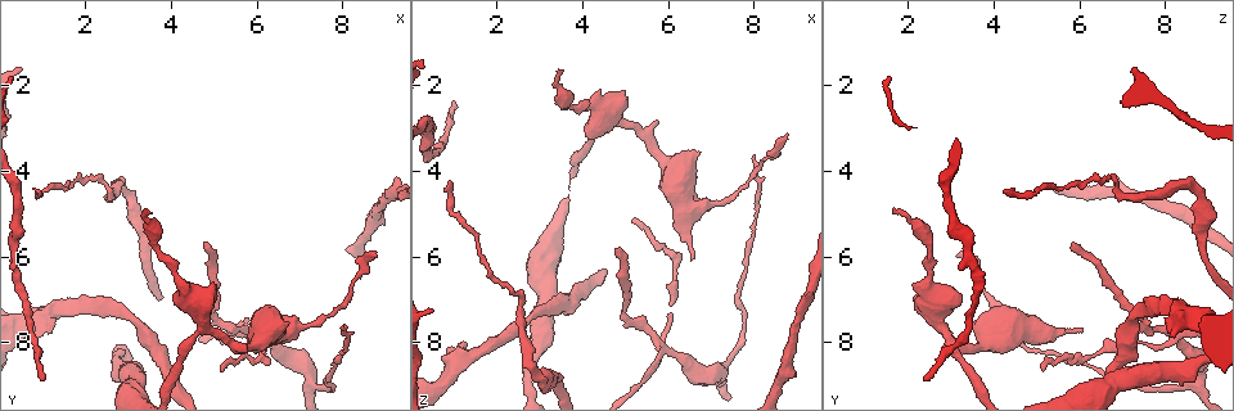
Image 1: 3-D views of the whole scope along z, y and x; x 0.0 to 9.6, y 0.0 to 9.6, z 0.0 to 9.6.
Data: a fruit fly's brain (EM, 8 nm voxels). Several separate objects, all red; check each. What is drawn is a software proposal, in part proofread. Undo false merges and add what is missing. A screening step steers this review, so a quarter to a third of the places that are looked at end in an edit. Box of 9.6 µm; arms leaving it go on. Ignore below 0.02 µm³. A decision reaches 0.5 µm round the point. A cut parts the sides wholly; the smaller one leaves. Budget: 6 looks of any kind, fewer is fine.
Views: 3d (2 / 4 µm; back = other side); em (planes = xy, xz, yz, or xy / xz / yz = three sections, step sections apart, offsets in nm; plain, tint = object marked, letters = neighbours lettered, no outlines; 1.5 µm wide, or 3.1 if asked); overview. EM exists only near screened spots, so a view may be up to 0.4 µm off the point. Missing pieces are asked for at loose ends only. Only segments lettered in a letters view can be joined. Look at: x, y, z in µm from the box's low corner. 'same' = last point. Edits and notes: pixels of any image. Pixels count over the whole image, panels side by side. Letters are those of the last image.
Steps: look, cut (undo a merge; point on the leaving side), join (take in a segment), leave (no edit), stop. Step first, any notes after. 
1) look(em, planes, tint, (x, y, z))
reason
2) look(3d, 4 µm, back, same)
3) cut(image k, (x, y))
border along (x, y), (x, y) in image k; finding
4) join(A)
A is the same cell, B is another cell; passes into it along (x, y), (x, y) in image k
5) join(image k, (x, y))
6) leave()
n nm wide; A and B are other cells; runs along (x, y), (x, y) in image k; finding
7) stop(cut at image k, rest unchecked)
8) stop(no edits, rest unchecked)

look(em, planes, tint, (5.95, 7.85, 8.25))
a fork

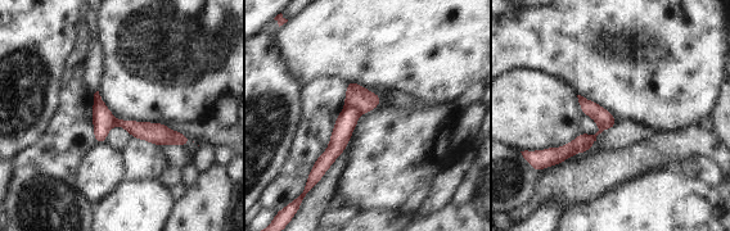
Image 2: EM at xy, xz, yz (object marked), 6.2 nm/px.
look(em, planes, letters, same)
see the neighbours

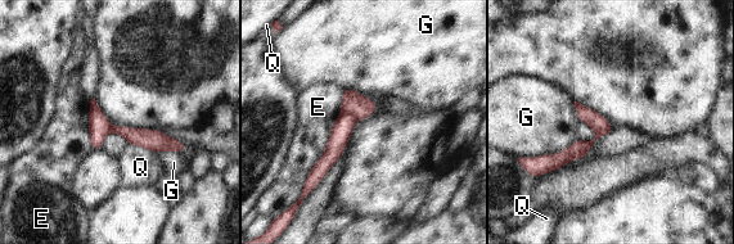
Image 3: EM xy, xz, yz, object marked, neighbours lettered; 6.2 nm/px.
cut(image 3, (342, 129))
110 nm wide; E touches over 650 nm; E, G and Q are other cells; a second cell is stuck on

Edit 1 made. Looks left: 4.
look(overview)
redraw

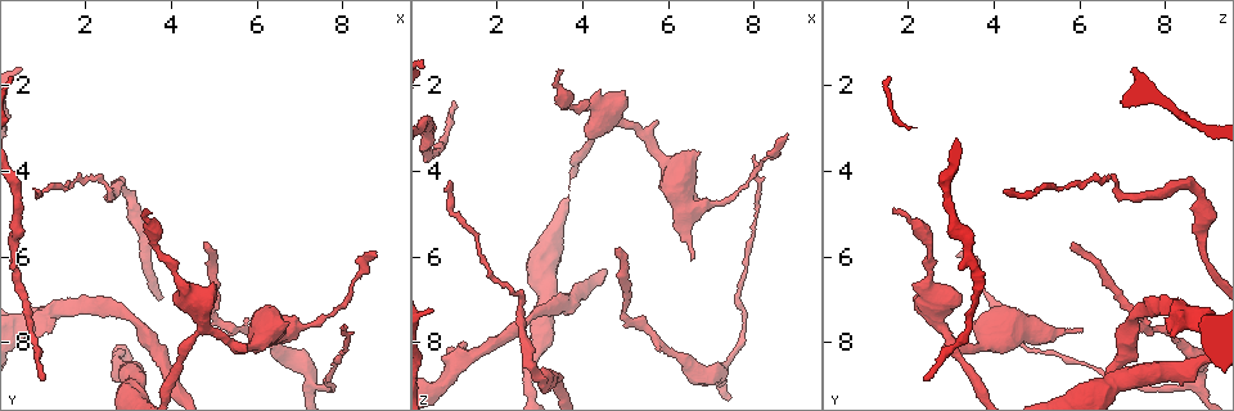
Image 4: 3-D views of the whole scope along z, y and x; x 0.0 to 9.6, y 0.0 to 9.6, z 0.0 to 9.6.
look(3d, 2 µm, (6.65, 7.75, 6.00))
branch stops here

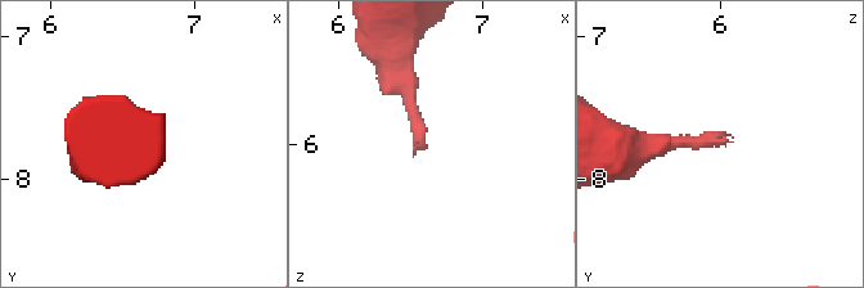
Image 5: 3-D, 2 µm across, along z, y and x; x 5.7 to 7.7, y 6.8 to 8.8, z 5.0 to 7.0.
look(em, planes, letters, (6.60, 7.76, 6.00))

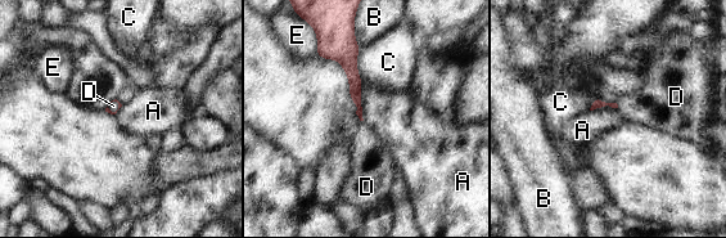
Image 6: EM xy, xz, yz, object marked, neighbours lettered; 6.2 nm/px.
join(D)
D is the same cell, A, B, C and E are other cells; it goes on there

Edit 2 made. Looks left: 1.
look(em, planes, letters, (1.05, 8.80, 2.35))
free end

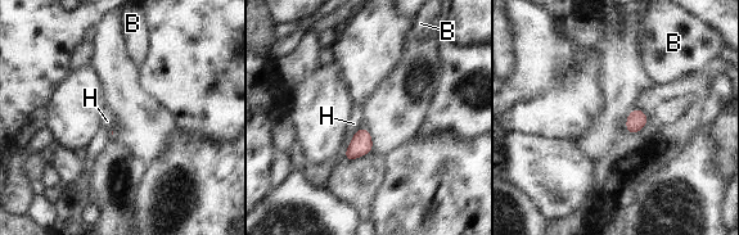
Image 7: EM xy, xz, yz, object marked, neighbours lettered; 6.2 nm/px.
leave()
B and H are other cells; none of them fits

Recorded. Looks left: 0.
stop(cut at image 3, join at image 6, rest unchecked)

